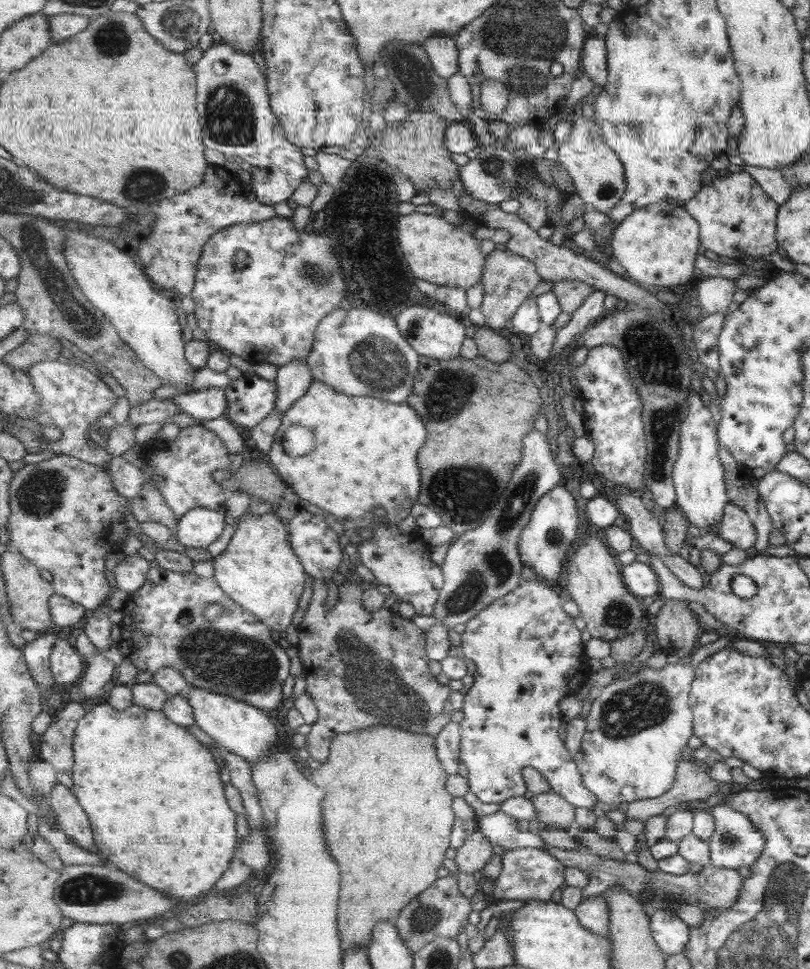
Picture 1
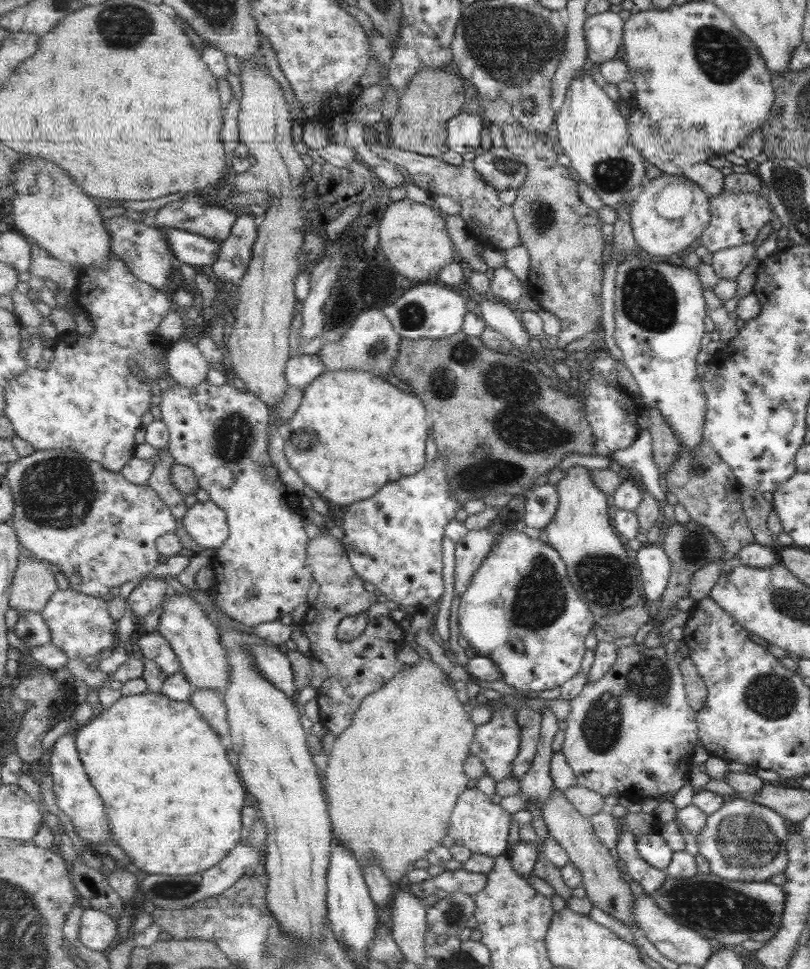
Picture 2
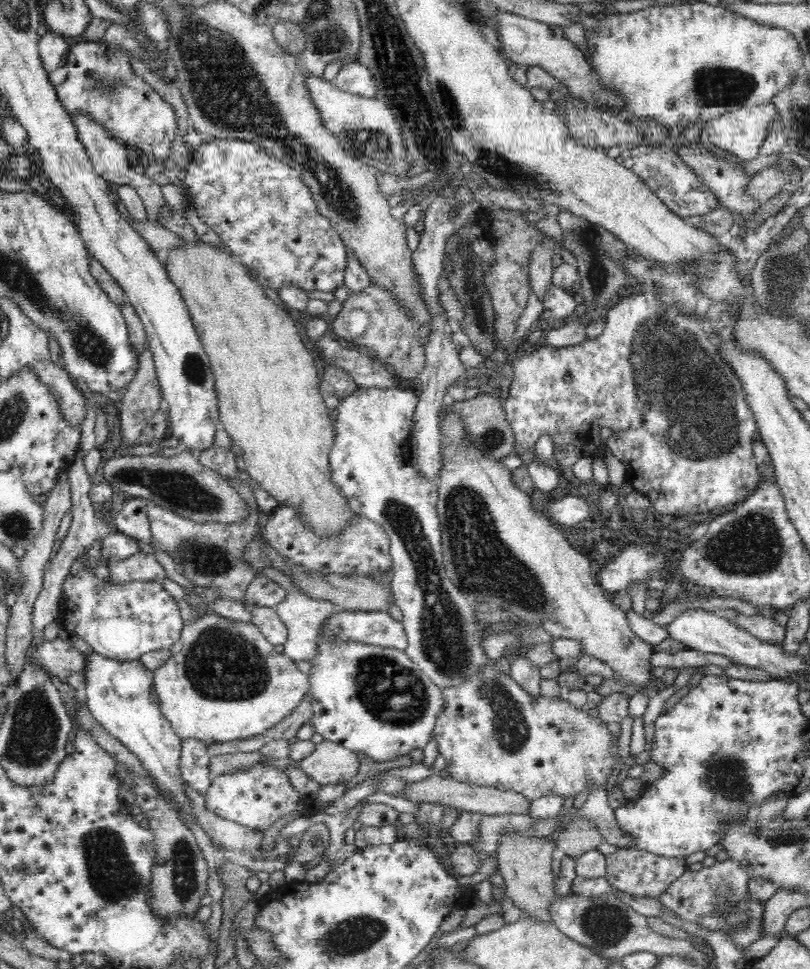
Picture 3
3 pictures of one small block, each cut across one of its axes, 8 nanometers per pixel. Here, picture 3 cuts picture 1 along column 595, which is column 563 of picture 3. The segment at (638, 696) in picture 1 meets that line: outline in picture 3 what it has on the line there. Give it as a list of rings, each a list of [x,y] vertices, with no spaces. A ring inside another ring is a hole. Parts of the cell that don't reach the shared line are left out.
[[[492,660],[492,662],[484,665],[479,670],[479,673],[469,678],[471,681],[465,682],[465,685],[461,684],[457,687],[441,689],[445,705],[436,721],[433,736],[436,737],[439,754],[446,760],[445,769],[451,773],[450,777],[473,785],[494,787],[500,790],[515,790],[532,801],[540,798],[540,796],[546,796],[546,794],[563,794],[566,798],[576,797],[577,794],[582,793],[586,788],[593,791],[598,786],[605,784],[612,773],[614,765],[619,760],[619,754],[617,745],[613,740],[614,736],[609,732],[606,725],[600,723],[600,718],[591,716],[588,713],[588,708],[576,709],[576,707],[570,705],[568,699],[558,697],[551,699],[542,695],[537,701],[532,700],[532,696],[528,695],[528,692],[524,691],[511,675],[498,673],[494,669],[494,666],[496,666],[494,661]]]

